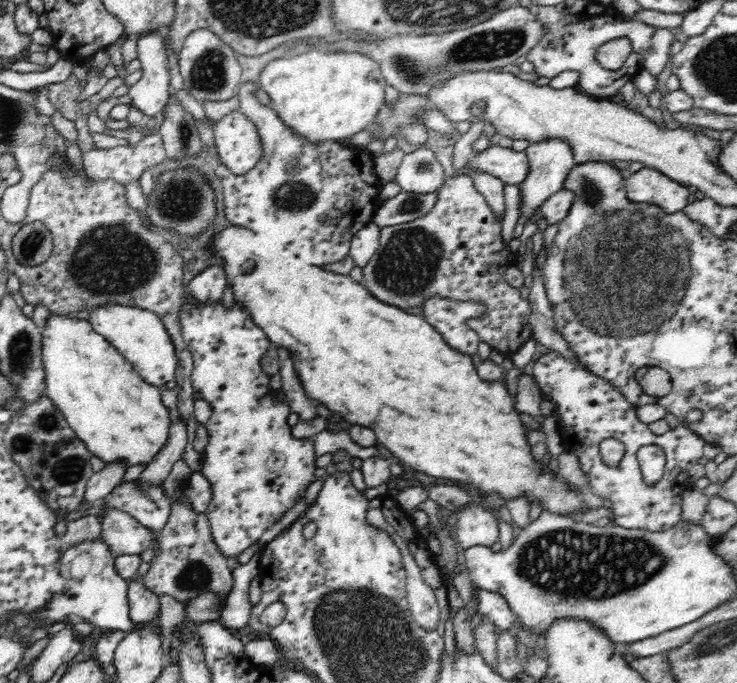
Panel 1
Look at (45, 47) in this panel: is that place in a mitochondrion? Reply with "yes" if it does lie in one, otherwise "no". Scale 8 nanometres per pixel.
no

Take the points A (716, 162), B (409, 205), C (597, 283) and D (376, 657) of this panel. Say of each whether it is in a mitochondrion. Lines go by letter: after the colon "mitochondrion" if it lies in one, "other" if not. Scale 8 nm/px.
A: other
B: mitochondrion
C: mitochondrion
D: mitochondrion

